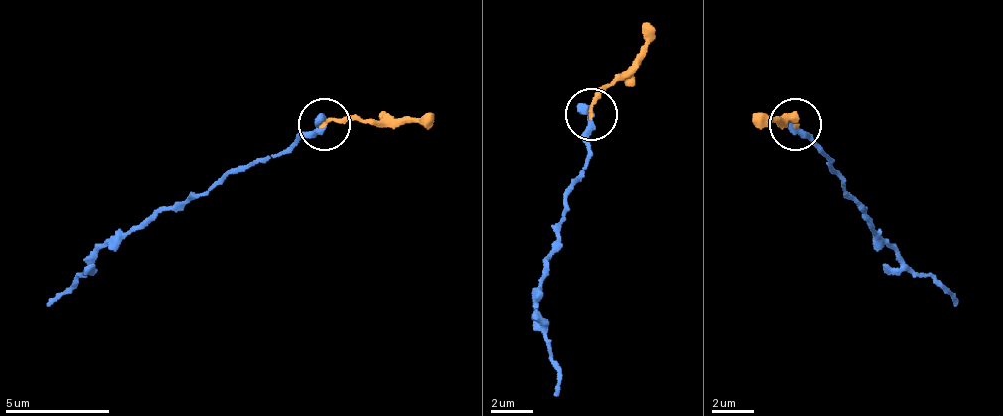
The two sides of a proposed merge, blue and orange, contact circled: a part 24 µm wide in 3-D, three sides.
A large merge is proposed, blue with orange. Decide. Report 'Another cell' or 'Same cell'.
Same cell

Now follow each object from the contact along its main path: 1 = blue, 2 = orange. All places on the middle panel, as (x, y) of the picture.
1: (589, 112), (583, 169), (541, 294), (537, 320), (559, 383), (555, 393)
2: (589, 112), (630, 65), (645, 24)

